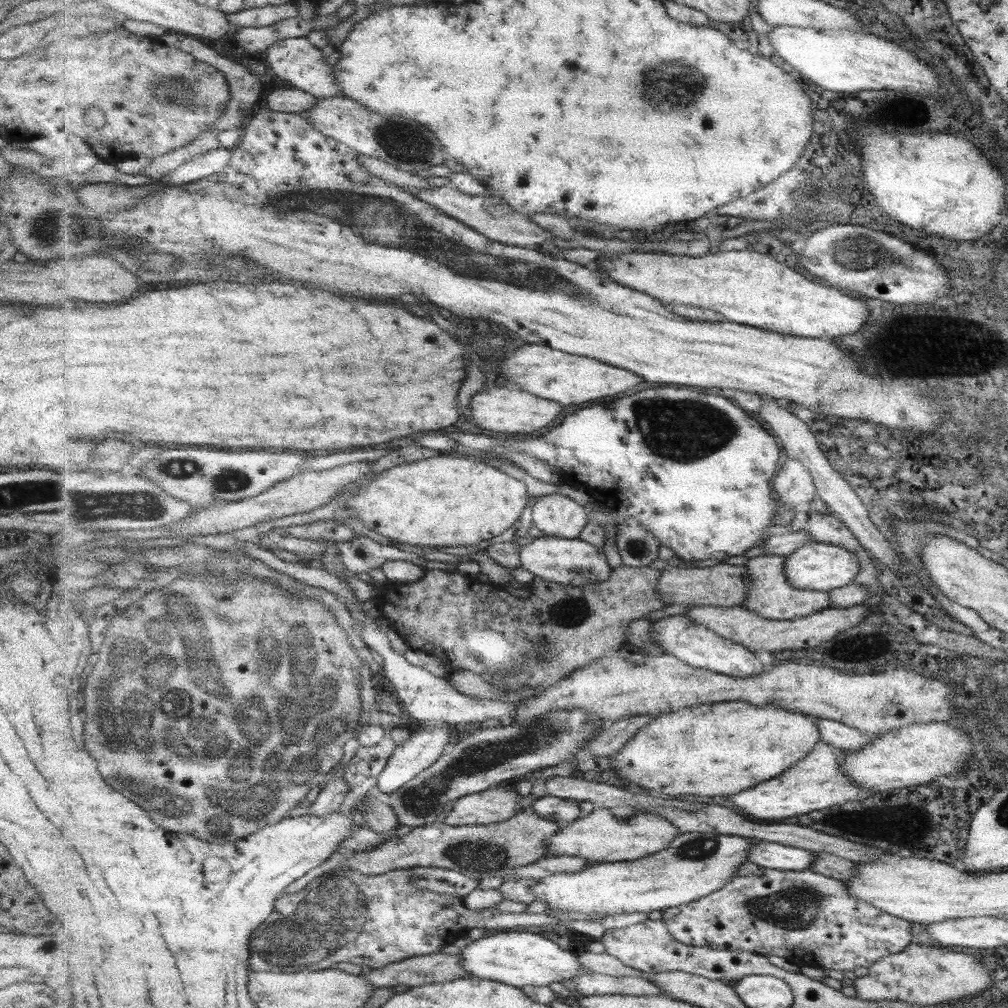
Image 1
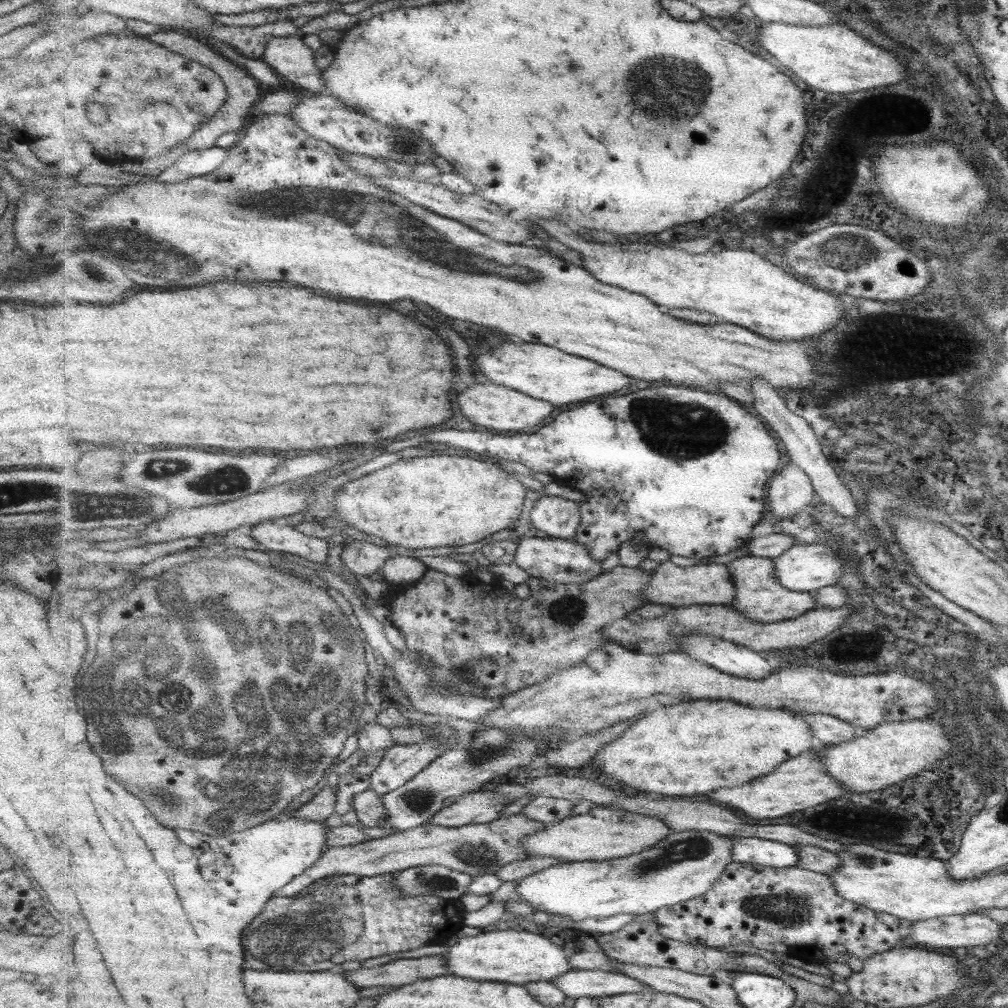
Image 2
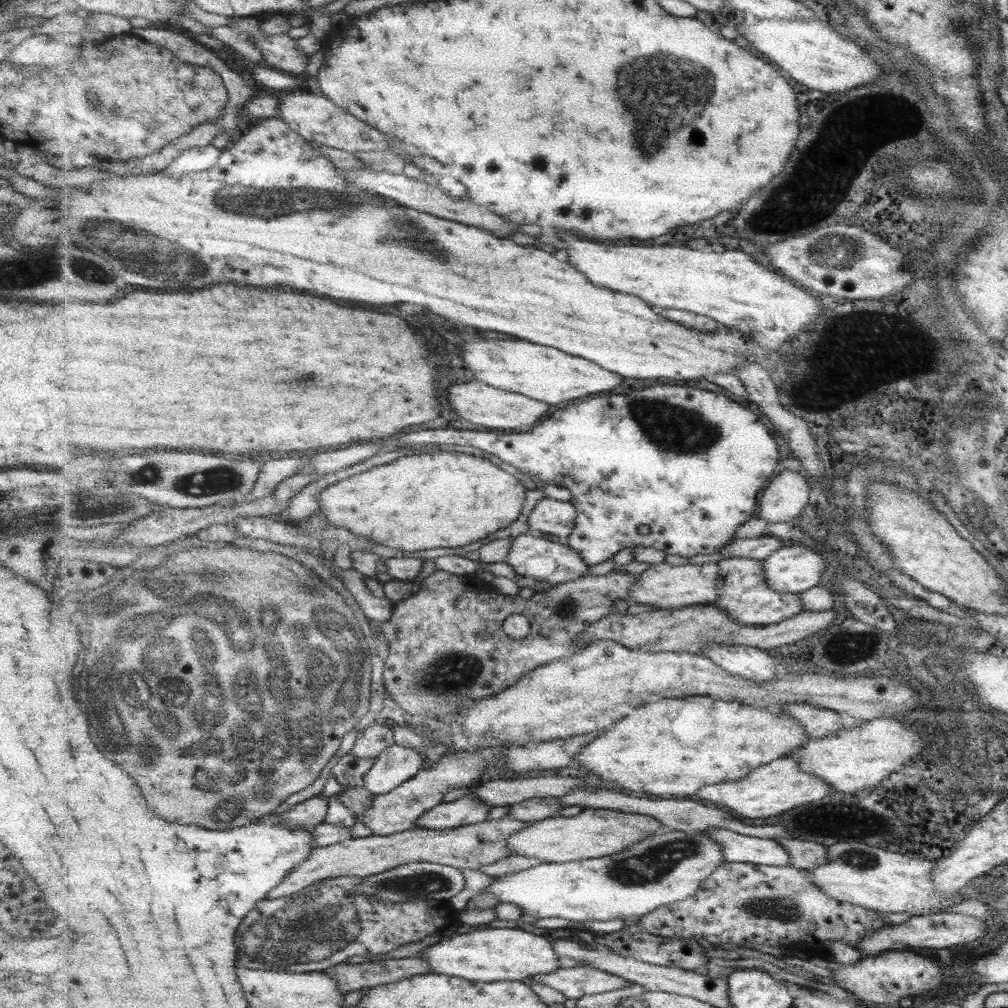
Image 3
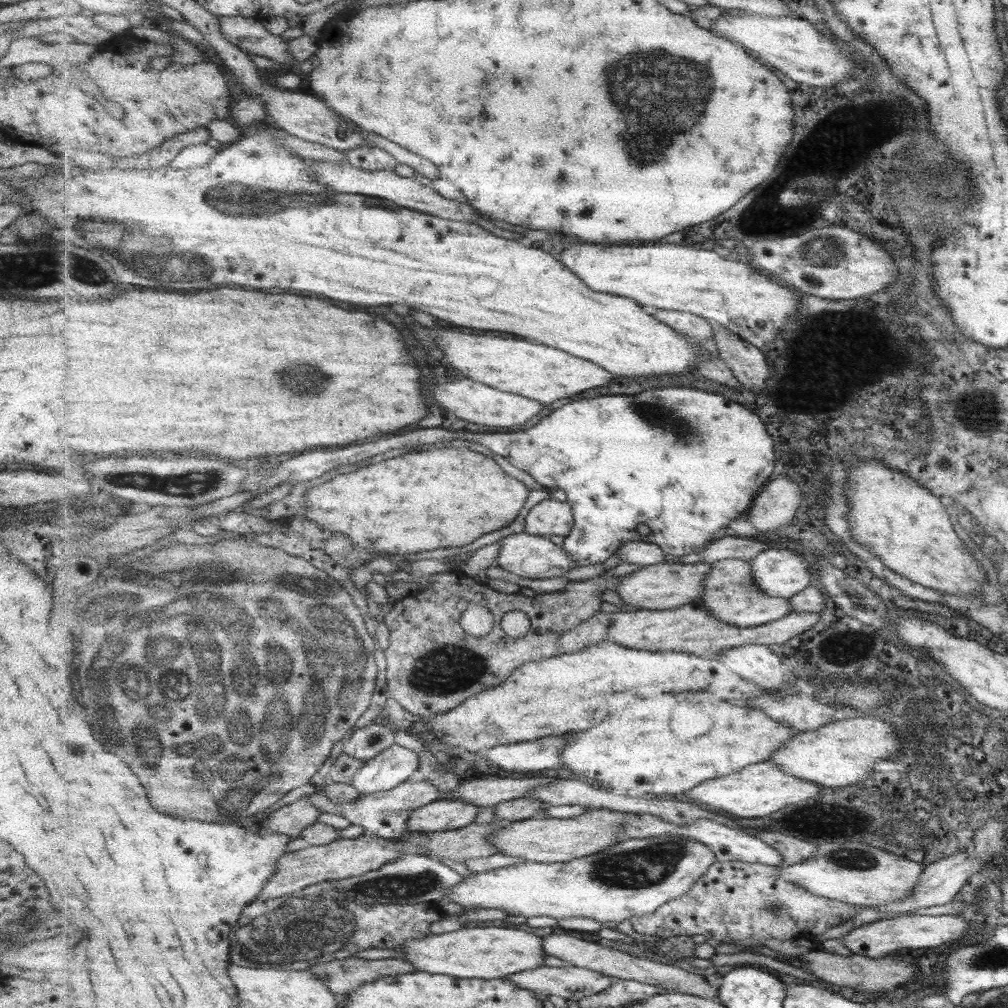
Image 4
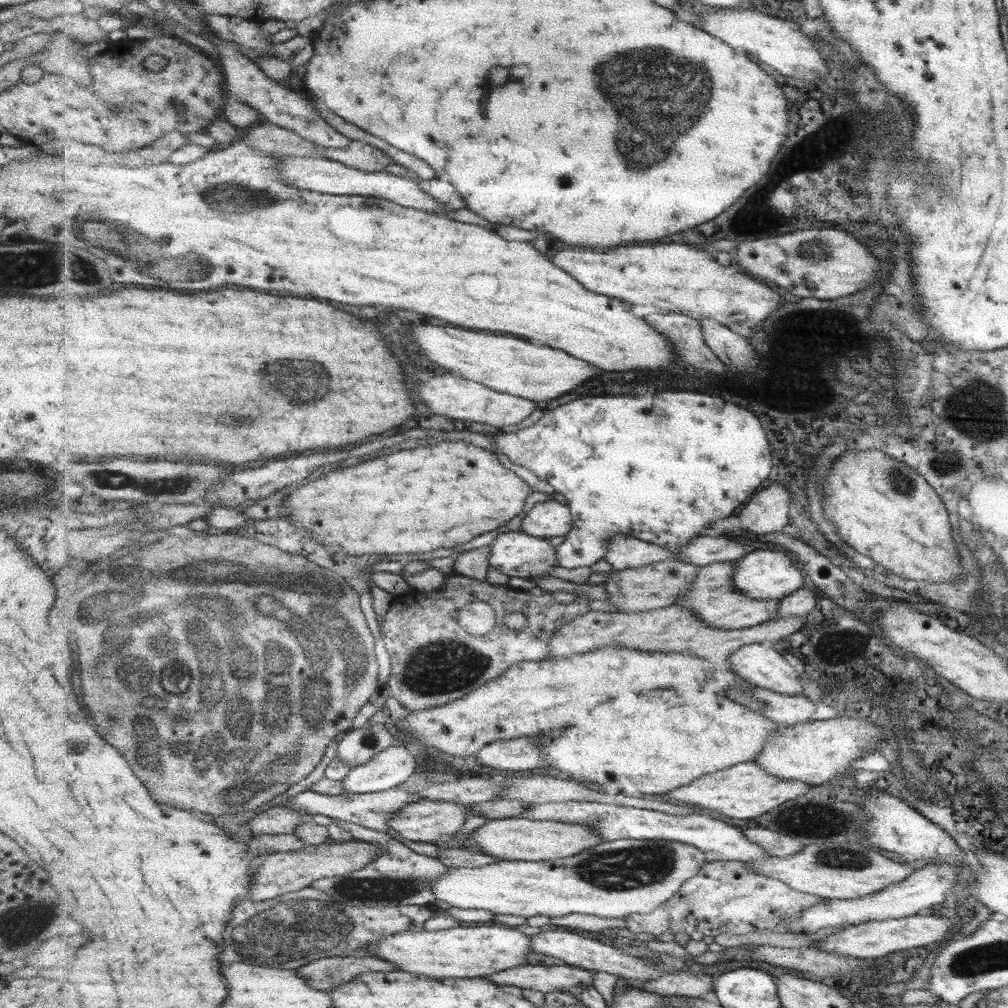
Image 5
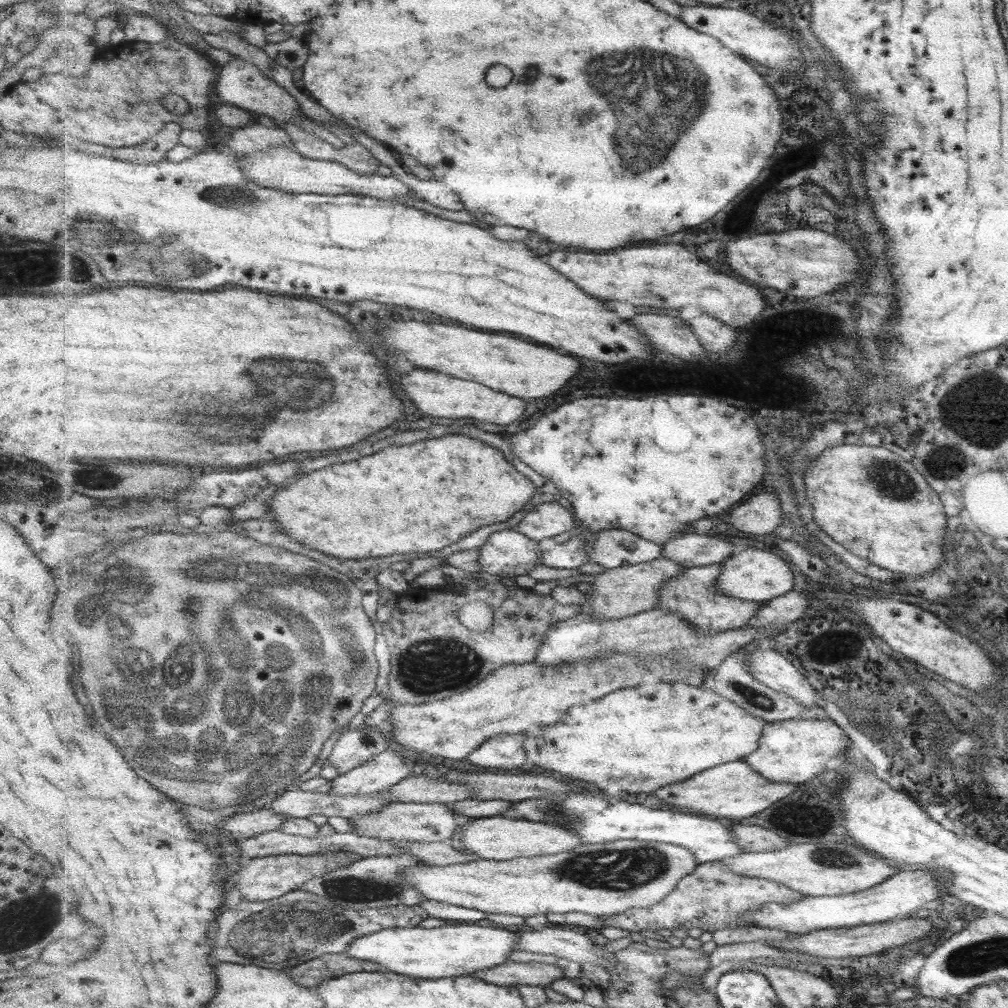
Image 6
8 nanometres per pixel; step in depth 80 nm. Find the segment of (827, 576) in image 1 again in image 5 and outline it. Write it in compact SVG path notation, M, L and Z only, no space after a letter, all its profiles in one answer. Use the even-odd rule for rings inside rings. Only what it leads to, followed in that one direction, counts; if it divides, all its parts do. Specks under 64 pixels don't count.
M750 550L745 558L737 560L735 564L734 585L751 598L781 600L805 586L805 573L800 570L798 562L793 562L791 556L781 551Z

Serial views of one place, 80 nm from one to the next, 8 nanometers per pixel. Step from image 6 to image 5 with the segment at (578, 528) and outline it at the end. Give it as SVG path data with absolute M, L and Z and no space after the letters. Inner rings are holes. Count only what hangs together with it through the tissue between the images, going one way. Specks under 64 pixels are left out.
M616 534L609 543L606 559L614 566L615 570L626 568L639 568L664 560L679 558L674 552L663 549L654 543L646 542L634 536Z

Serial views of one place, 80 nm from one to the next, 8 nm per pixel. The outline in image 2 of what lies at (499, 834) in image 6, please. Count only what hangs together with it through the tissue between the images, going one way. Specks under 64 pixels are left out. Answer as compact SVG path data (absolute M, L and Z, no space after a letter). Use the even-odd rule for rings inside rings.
M591 806L583 815L573 815L559 823L546 824L545 830L525 837L523 844L532 856L565 859L567 862L601 861L639 854L665 840L671 832L662 819L650 815Z

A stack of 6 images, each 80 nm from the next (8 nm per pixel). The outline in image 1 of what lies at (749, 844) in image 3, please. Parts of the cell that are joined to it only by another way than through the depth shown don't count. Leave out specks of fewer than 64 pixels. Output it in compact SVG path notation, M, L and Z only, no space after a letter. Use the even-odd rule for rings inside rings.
M756 840L750 848L748 861L775 870L809 870L816 861L816 854L783 843Z

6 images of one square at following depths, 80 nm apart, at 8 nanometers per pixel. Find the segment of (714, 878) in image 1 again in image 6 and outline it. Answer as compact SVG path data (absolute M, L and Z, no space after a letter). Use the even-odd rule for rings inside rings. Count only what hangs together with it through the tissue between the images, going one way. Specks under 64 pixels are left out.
M642 840L615 841L603 844L587 844L571 852L543 856L522 856L511 860L487 860L480 858L473 862L451 866L433 866L426 863L408 866L402 875L413 883L427 899L445 902L453 906L464 906L486 913L514 914L528 917L553 912L583 912L597 917L625 913L634 908L651 908L669 896L683 878L694 873L699 862L684 846L664 842Z

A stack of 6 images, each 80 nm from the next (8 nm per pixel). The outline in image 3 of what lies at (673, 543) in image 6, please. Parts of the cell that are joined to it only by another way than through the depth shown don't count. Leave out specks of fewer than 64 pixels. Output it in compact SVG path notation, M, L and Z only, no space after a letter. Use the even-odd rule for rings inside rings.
M766 533L764 536L753 538L734 538L725 549L718 553L725 558L754 558L761 561L764 558L769 558L782 546L783 541L780 538Z

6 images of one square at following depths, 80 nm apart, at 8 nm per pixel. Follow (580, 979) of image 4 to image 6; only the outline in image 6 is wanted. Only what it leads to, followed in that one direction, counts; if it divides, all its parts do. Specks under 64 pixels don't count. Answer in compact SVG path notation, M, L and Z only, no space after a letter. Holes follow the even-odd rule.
M513 962L477 970L472 973L474 977L501 986L551 986L555 980L566 978L564 970L555 964L543 964L539 962Z

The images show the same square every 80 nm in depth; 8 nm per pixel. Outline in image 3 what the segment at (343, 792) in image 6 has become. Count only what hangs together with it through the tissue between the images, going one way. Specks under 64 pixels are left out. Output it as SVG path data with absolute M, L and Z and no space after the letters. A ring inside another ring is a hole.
M394 745L376 758L365 775L364 787L374 795L391 793L423 769L423 756L408 747Z

